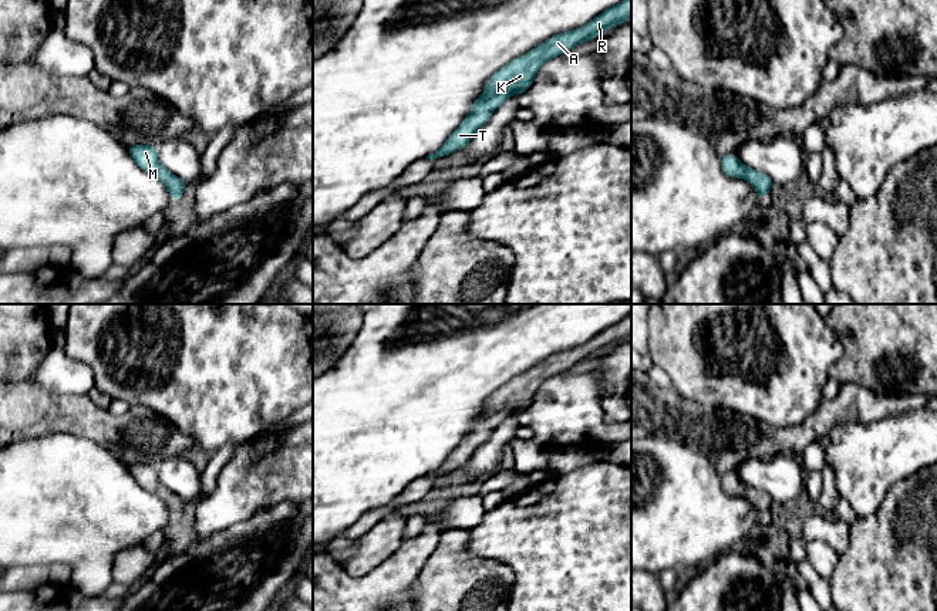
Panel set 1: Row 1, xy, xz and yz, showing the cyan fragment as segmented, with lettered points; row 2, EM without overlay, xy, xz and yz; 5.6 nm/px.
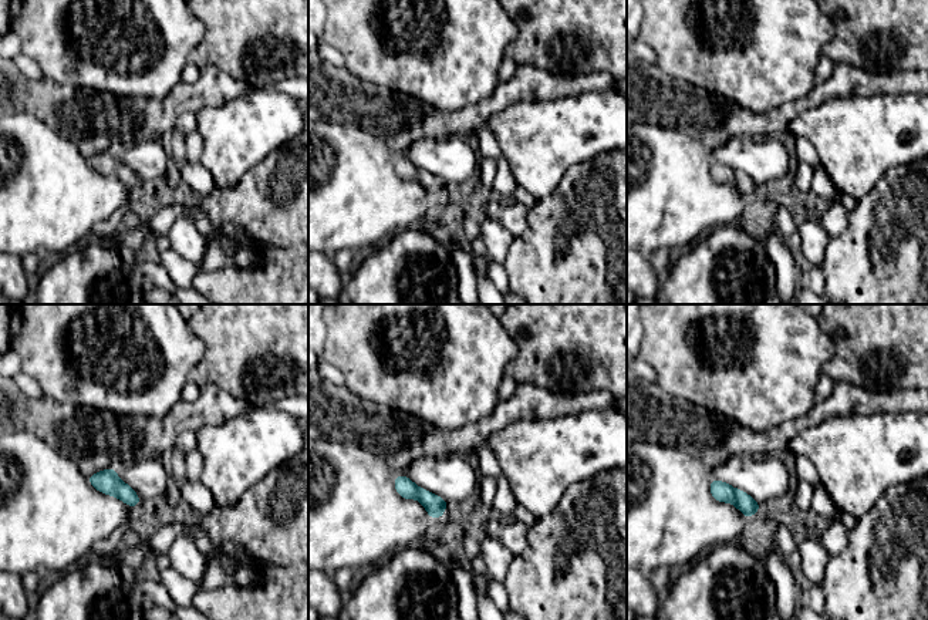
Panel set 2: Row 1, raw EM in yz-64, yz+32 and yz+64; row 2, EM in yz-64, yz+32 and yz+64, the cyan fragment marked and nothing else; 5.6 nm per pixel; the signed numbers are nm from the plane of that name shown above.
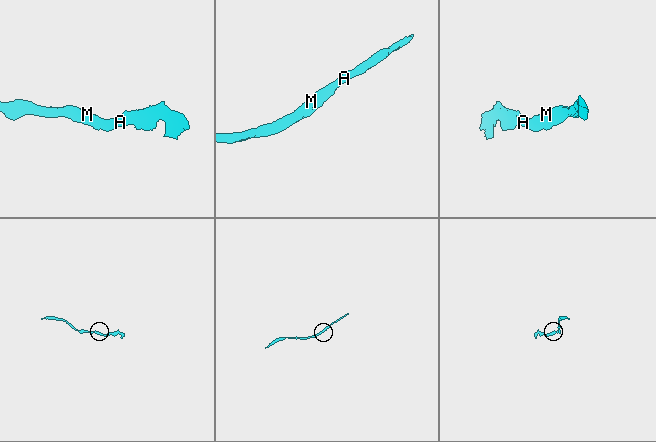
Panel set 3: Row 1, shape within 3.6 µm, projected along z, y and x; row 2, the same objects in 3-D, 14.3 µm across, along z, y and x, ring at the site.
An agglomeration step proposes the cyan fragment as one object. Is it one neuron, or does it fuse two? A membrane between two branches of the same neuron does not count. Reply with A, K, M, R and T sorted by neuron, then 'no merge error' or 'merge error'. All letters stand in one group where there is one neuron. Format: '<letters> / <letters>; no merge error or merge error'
A K M R T; no merge error

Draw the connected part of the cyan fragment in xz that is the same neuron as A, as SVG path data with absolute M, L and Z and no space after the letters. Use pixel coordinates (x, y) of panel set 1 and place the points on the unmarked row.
M631 313L586 344L553 354L528 372L510 379L488 399L485 411L473 421L471 432L451 452L442 466L427 476L435 479L466 465L473 452L489 438L495 426L500 425L509 415L525 411L532 404L535 392L547 378L570 369L577 362L603 352L630 335Z

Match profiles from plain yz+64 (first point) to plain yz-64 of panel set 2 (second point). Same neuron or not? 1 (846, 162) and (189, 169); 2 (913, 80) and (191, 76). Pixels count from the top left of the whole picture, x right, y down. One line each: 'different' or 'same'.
1: different
2: different

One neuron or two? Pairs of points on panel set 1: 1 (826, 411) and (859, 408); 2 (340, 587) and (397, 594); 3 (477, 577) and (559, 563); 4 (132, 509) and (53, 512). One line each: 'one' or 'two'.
1: one
2: one
3: two
4: one

